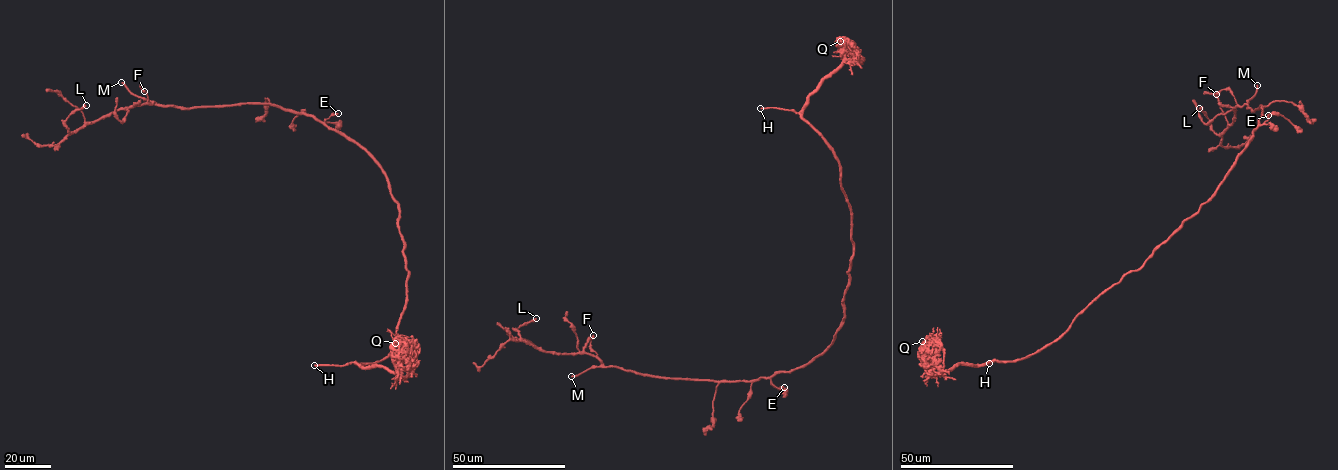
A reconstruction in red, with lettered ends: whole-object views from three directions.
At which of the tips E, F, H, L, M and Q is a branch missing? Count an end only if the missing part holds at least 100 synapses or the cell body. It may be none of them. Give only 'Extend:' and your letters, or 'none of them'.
Extend: H, M

